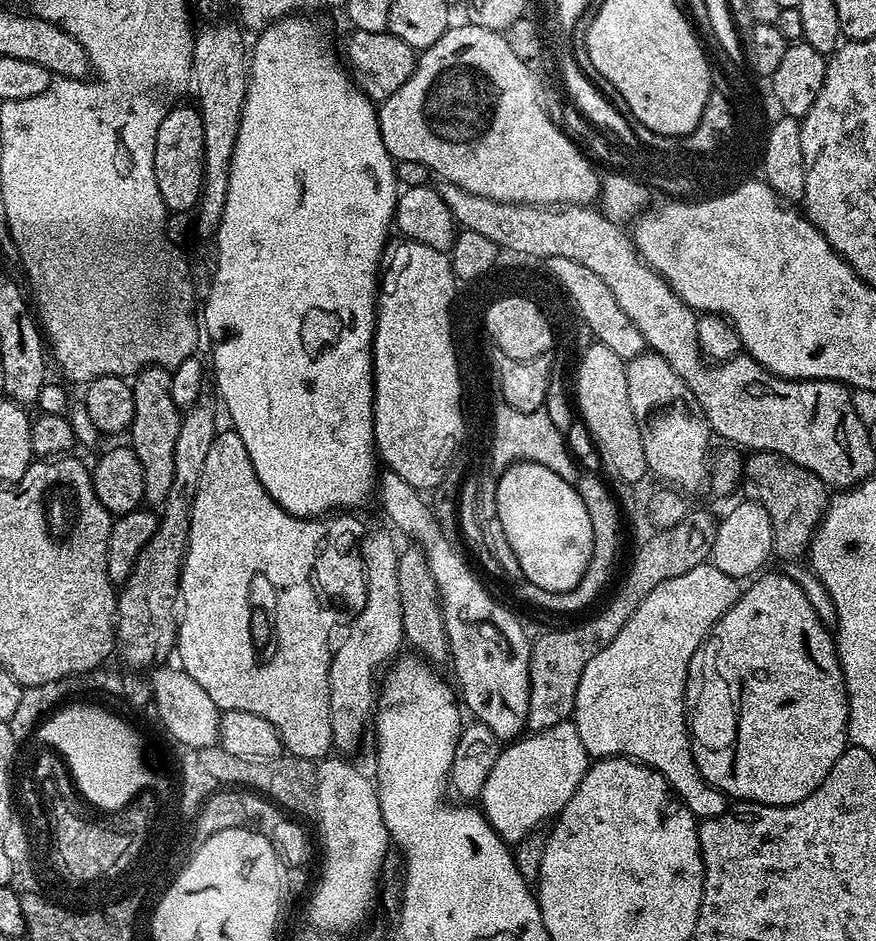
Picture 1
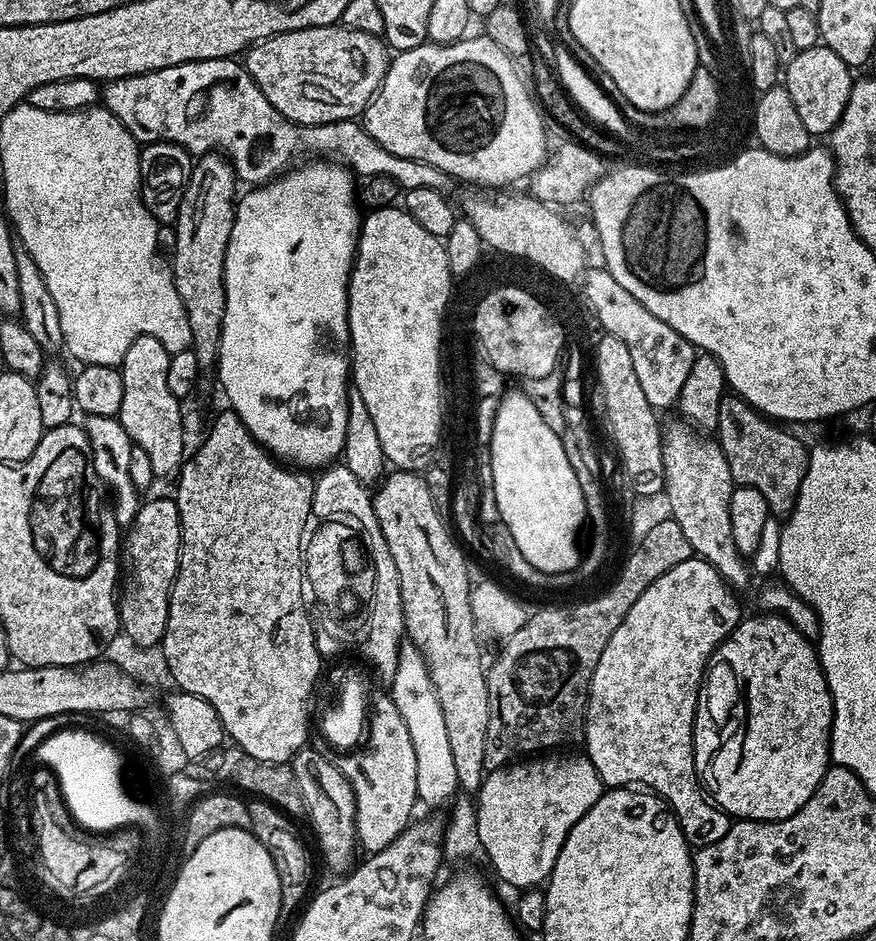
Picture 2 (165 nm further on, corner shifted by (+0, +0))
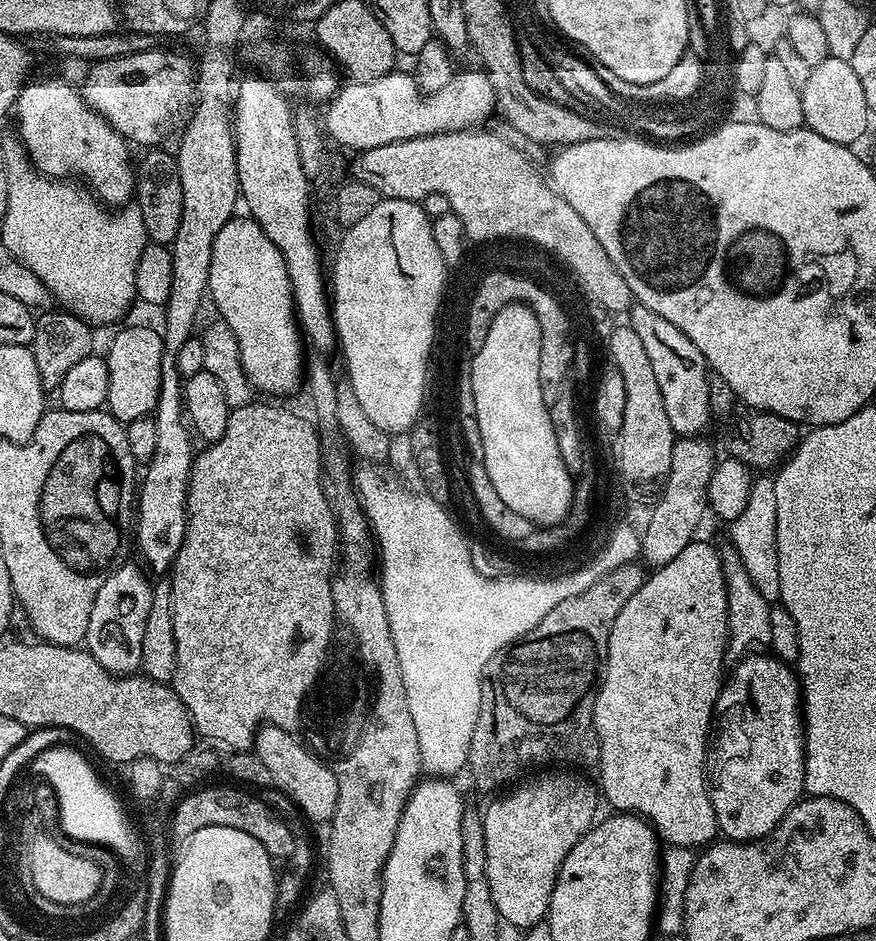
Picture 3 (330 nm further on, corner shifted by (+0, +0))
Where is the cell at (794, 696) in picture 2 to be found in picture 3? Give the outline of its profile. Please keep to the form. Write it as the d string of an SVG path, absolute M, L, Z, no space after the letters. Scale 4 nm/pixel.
M749 654L731 669L716 703L708 797L714 806L719 835L741 842L769 836L803 792L800 677L772 654Z

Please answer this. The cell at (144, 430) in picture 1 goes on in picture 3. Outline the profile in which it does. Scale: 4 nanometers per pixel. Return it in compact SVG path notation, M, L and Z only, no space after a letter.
M132 324L129 328L122 329L109 342L106 359L110 370L110 390L106 408L116 420L127 422L155 413L162 386L163 357L163 335L144 324Z

